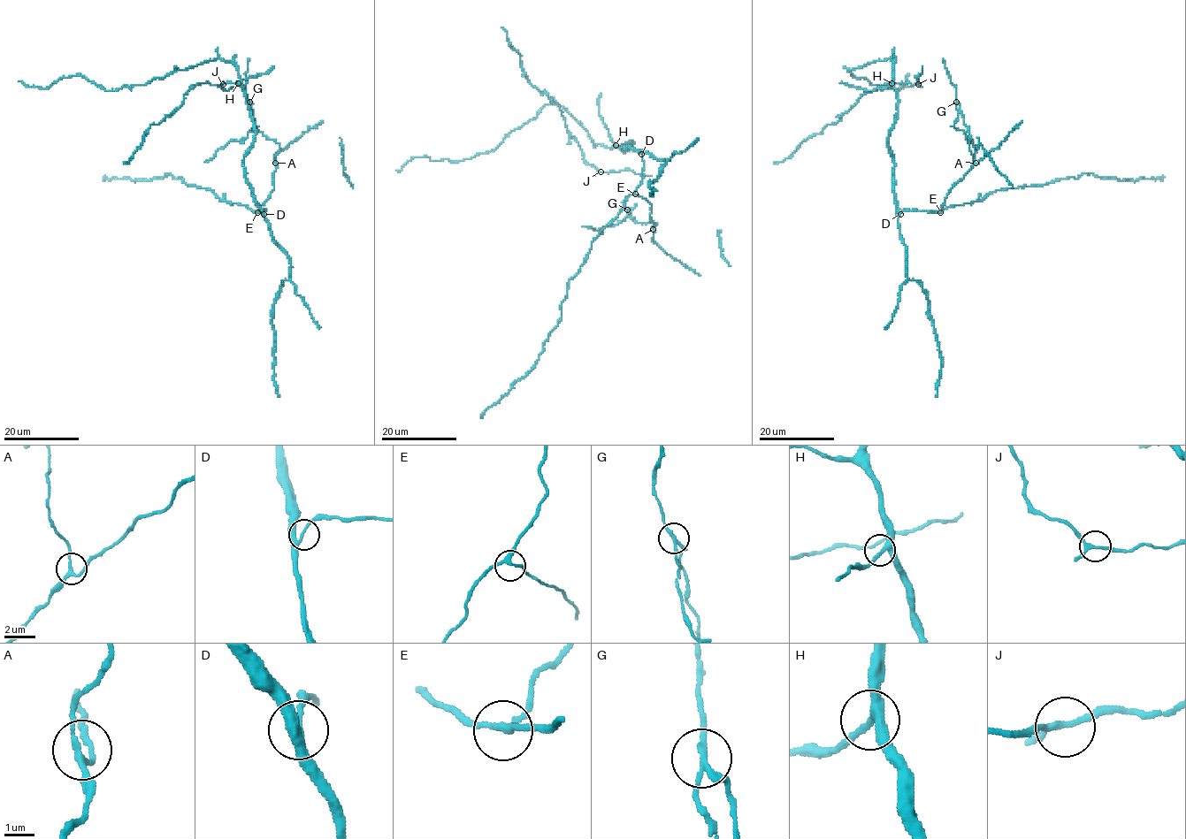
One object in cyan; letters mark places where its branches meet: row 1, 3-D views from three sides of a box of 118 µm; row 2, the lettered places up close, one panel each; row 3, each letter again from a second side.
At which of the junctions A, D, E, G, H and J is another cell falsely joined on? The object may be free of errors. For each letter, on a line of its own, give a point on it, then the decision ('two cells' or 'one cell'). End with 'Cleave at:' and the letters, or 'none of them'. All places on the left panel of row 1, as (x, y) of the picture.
A: at (275, 163); one cell
D: at (263, 214); one cell
E: at (257, 212); one cell
G: at (249, 102); two cells
H: at (238, 83); one cell
J: at (223, 84); one cell
Cleave at: G

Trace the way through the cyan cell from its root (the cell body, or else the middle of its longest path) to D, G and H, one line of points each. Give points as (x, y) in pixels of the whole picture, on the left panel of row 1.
D: (244, 165), (245, 181), (254, 201), (263, 214)
G: (244, 165), (245, 181), (263, 214), (266, 210), (257, 211), (273, 188), (279, 144), (256, 128), (249, 102)
H: (244, 165), (244, 155), (253, 141), (256, 127), (245, 91), (238, 83)

